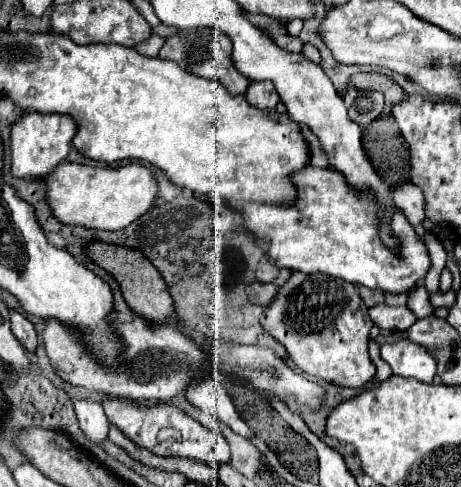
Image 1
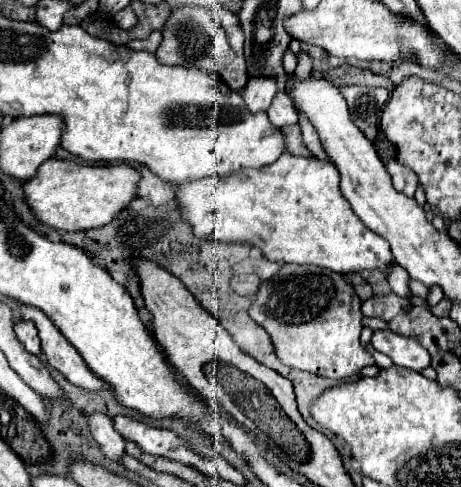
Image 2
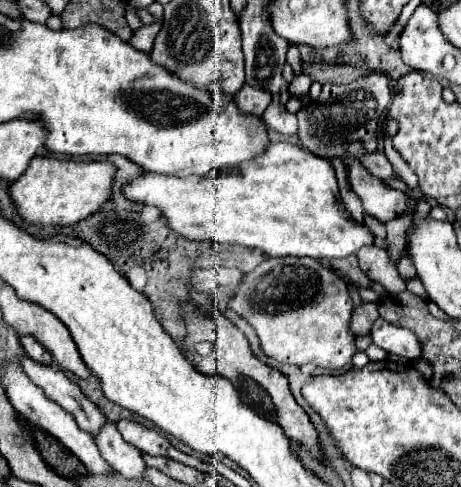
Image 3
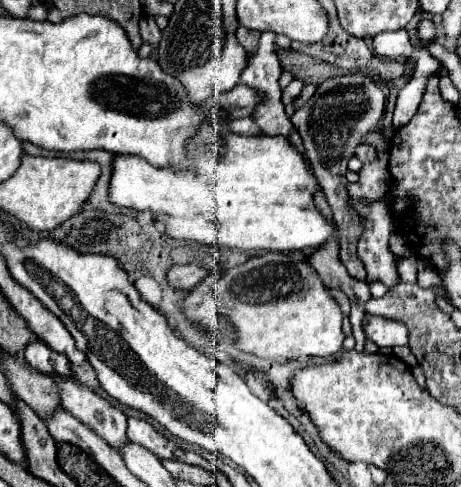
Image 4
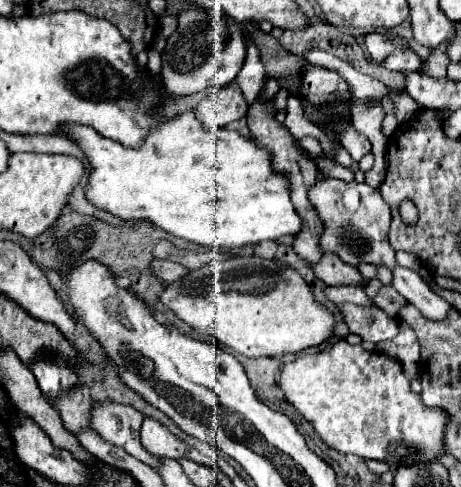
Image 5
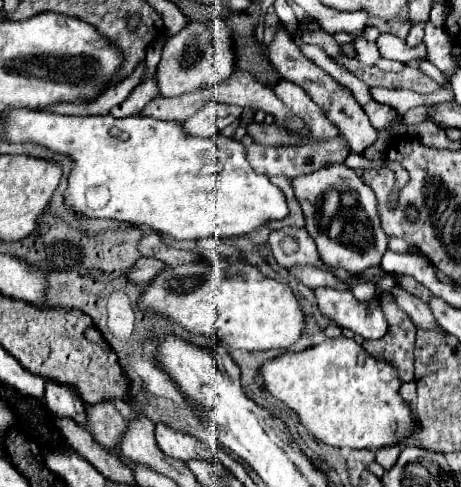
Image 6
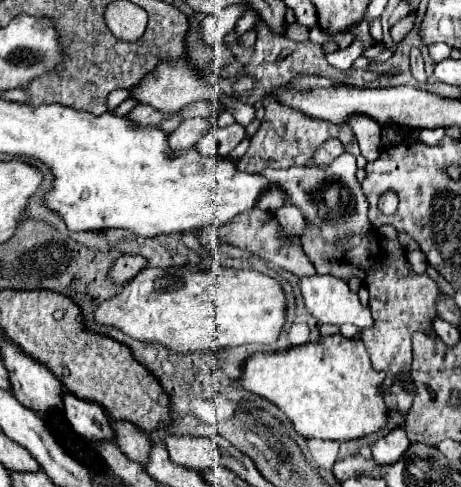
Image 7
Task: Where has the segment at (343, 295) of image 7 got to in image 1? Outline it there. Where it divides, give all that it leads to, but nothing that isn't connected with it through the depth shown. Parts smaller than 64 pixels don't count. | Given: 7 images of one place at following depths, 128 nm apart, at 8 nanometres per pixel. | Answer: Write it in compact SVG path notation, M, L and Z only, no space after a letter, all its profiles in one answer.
M402 340L396 344L384 344L380 350L382 360L386 360L392 368L392 372L396 376L404 376L404 378L416 378L420 382L430 384L436 376L436 360L434 356L410 342L410 340Z

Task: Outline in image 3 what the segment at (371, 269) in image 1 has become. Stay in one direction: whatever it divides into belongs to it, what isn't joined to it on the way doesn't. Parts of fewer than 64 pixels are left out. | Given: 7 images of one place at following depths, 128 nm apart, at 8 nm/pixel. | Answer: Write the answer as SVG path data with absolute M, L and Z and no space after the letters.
M270 144L268 150L232 168L218 168L206 176L162 176L144 172L138 180L124 188L124 196L134 202L152 204L162 210L170 228L188 240L210 240L218 244L242 244L258 248L266 256L296 256L314 260L334 260L358 254L360 248L374 244L374 234L364 222L356 222L348 216L346 206L340 200L336 172L332 164L304 148L294 144Z

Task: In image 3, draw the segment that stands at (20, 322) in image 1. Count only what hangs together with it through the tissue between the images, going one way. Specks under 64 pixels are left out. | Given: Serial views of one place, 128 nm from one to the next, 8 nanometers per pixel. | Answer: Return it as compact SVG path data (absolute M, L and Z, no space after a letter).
M20 336L20 344L22 344L24 352L28 356L32 356L32 360L40 360L42 364L52 364L50 352L34 336Z

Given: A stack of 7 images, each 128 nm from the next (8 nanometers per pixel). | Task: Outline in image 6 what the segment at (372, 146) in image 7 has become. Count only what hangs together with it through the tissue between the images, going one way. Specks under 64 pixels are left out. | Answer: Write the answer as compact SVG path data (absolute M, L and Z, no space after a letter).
M278 30L278 34L274 36L274 42L272 42L270 48L268 48L268 58L270 58L270 62L276 66L276 70L280 72L282 78L286 78L286 80L298 84L306 94L310 94L310 98L312 98L316 104L320 104L320 108L322 108L322 112L326 114L326 118L328 118L328 120L338 128L338 132L348 140L348 146L352 148L352 152L362 154L370 144L376 142L380 131L376 130L376 128L368 122L368 116L364 114L362 106L356 102L356 98L352 96L352 92L350 92L344 84L336 82L330 74L326 74L320 66L316 66L310 58L306 58L306 56L300 52L298 44L294 44L294 40L290 38L290 34L288 34L286 30Z

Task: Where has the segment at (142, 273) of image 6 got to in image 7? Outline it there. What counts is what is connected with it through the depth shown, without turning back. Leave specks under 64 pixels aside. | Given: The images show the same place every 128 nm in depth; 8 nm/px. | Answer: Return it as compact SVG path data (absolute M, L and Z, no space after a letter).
M124 254L124 256L120 256L120 260L116 260L116 268L110 270L110 276L112 276L114 282L124 284L124 282L132 280L132 276L136 276L138 272L142 272L146 264L148 264L148 262L146 262L142 256Z

